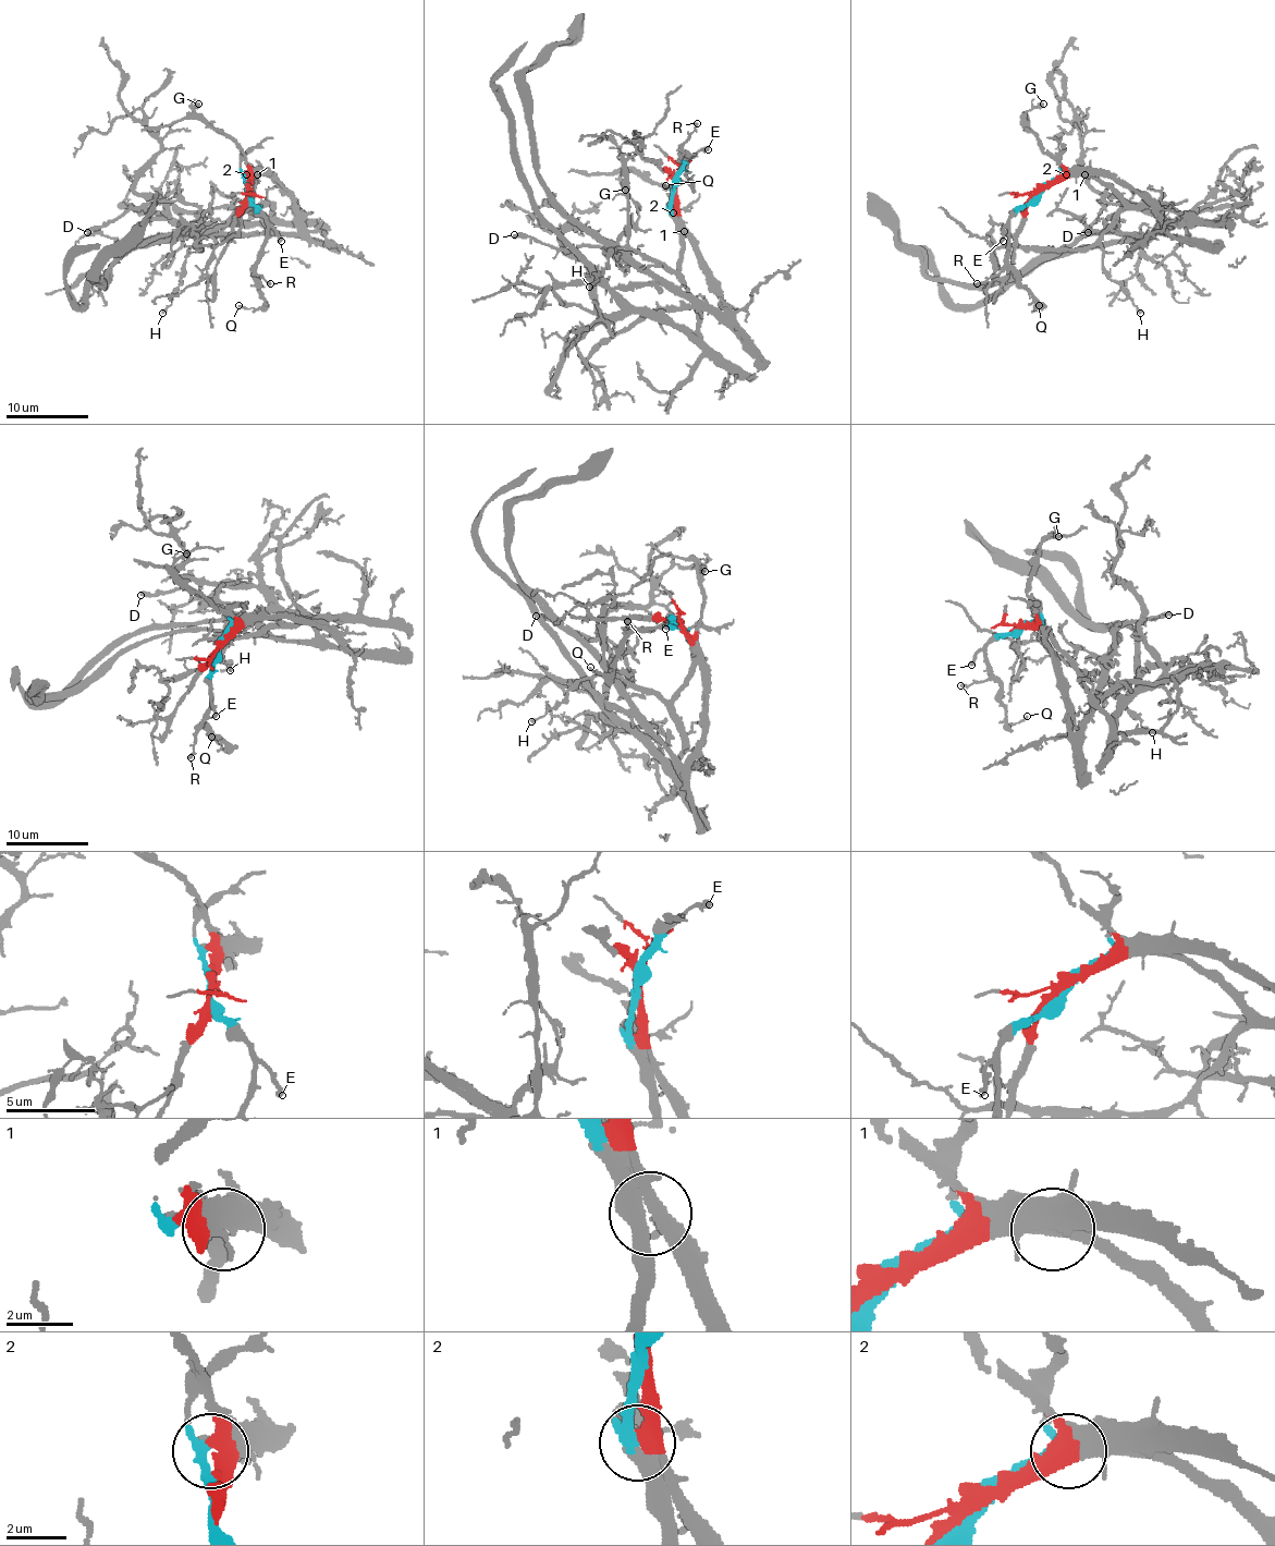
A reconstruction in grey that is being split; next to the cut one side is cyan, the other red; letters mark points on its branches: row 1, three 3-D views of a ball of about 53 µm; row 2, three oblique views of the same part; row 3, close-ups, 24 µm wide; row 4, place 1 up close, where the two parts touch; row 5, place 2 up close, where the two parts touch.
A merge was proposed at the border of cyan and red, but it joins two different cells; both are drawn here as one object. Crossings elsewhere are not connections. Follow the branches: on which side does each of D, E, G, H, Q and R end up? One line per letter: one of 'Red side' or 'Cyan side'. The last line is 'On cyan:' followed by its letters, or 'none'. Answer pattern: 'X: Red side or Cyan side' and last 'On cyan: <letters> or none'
D: Red side
E: Cyan side
G: Red side
H: Cyan side
Q: Cyan side
R: Cyan side
On cyan: E, H, Q, R

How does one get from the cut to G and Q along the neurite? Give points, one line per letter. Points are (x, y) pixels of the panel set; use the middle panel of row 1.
G: (675, 185), (675, 208), (669, 190), (632, 171), (621, 173), (621, 185), (625, 190)
Q: (675, 185), (675, 175), (694, 155), (681, 157), (691, 180), (677, 185), (664, 185)

